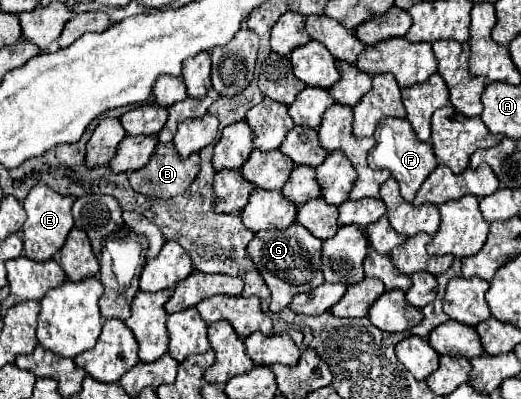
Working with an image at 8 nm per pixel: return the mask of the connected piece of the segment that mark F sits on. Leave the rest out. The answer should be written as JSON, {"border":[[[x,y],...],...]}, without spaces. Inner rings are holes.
{"border":[[[382,118],[374,132],[376,146],[370,150],[370,166],[374,170],[390,170],[390,174],[400,184],[400,194],[404,200],[412,202],[422,182],[428,178],[428,174],[438,166],[438,160],[434,156],[432,144],[418,140],[416,132],[412,130],[410,122],[406,118]]]}

